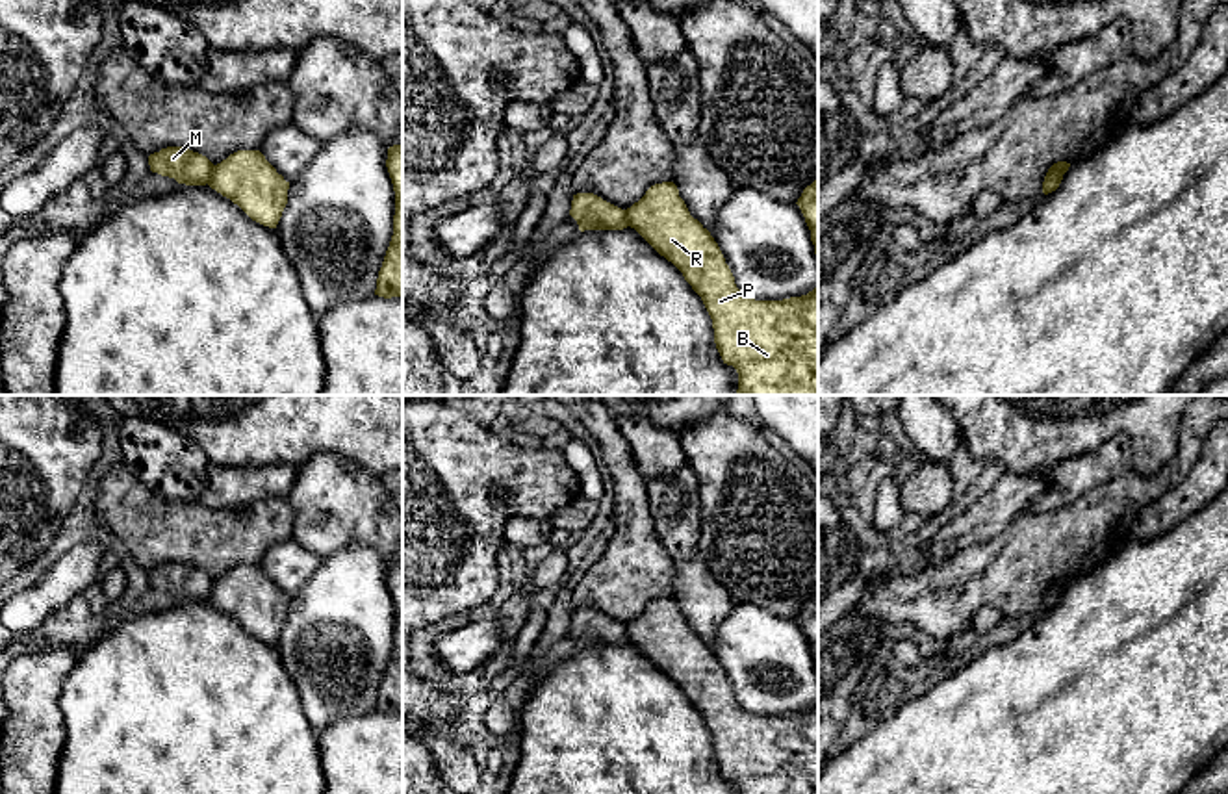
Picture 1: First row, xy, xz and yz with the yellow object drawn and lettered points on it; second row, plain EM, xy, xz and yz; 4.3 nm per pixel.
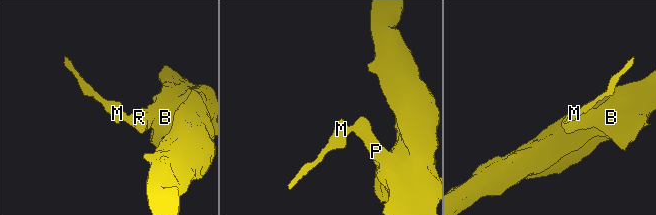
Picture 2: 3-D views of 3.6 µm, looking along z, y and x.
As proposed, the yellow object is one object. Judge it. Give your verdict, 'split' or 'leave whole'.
split

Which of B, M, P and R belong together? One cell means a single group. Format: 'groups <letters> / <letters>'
groups B P R / M

